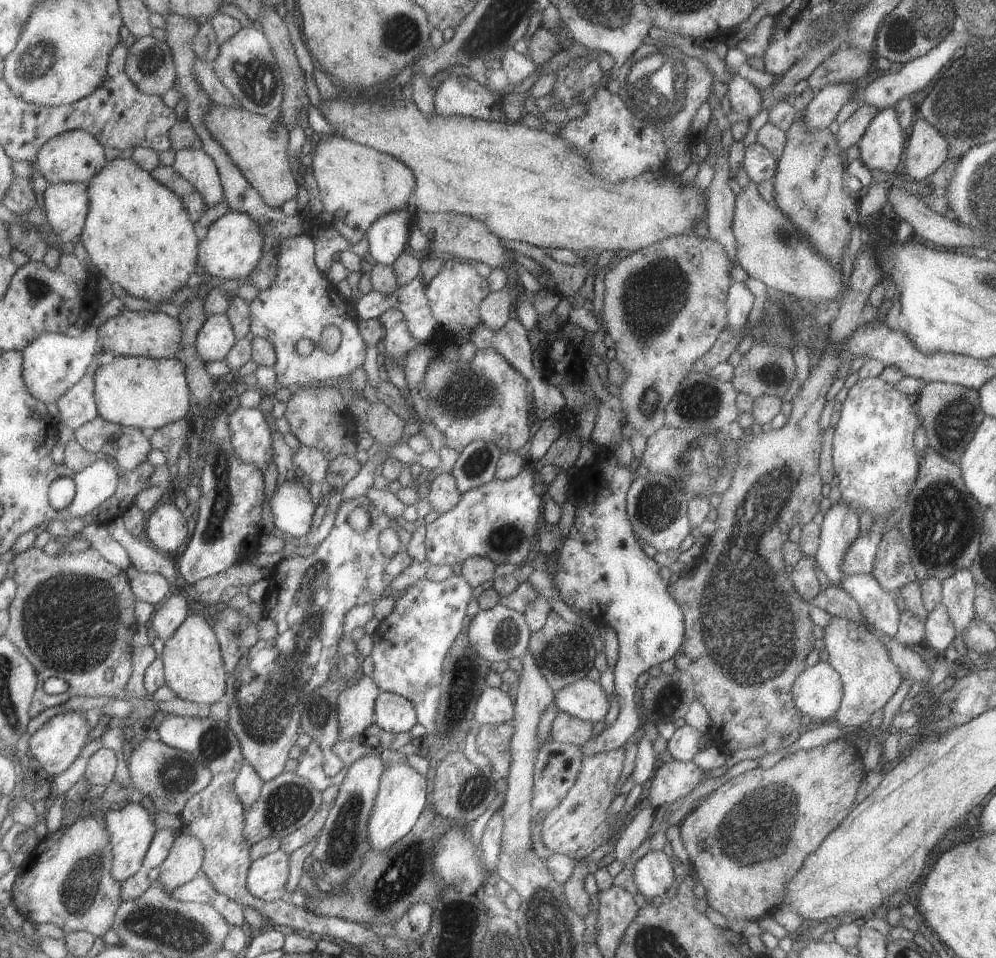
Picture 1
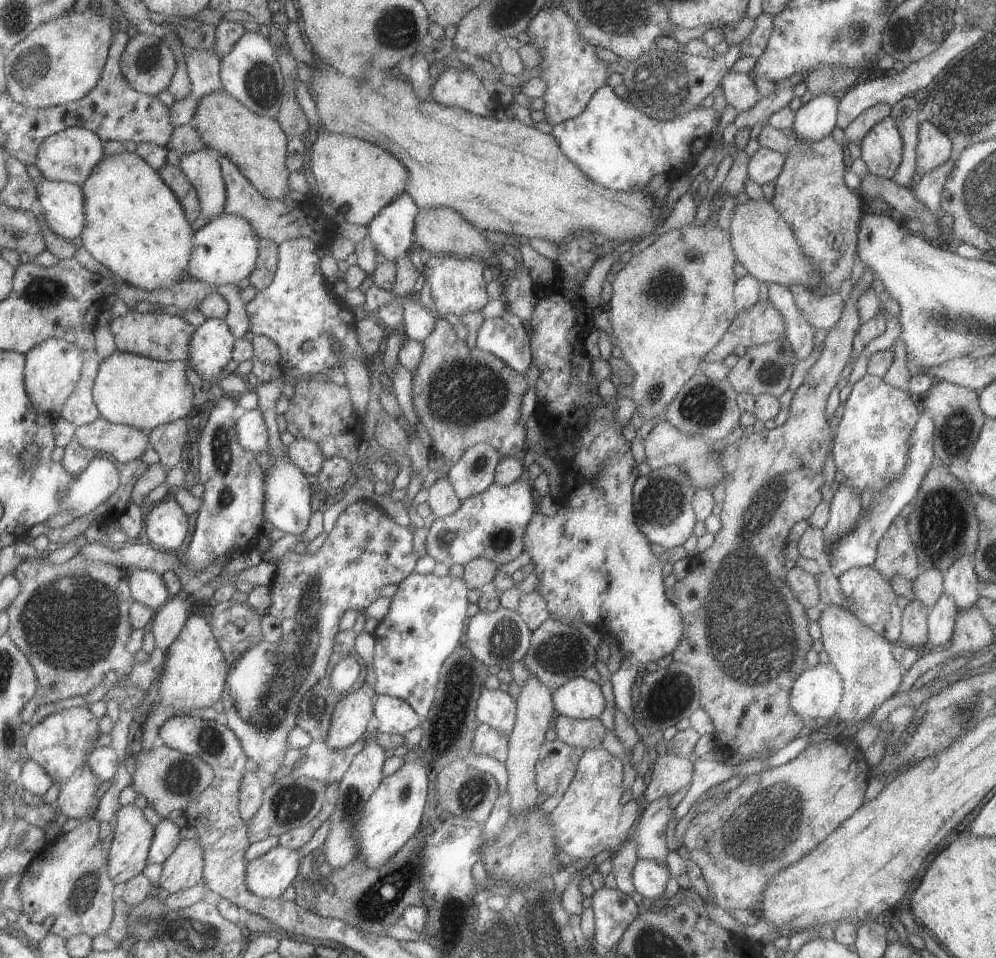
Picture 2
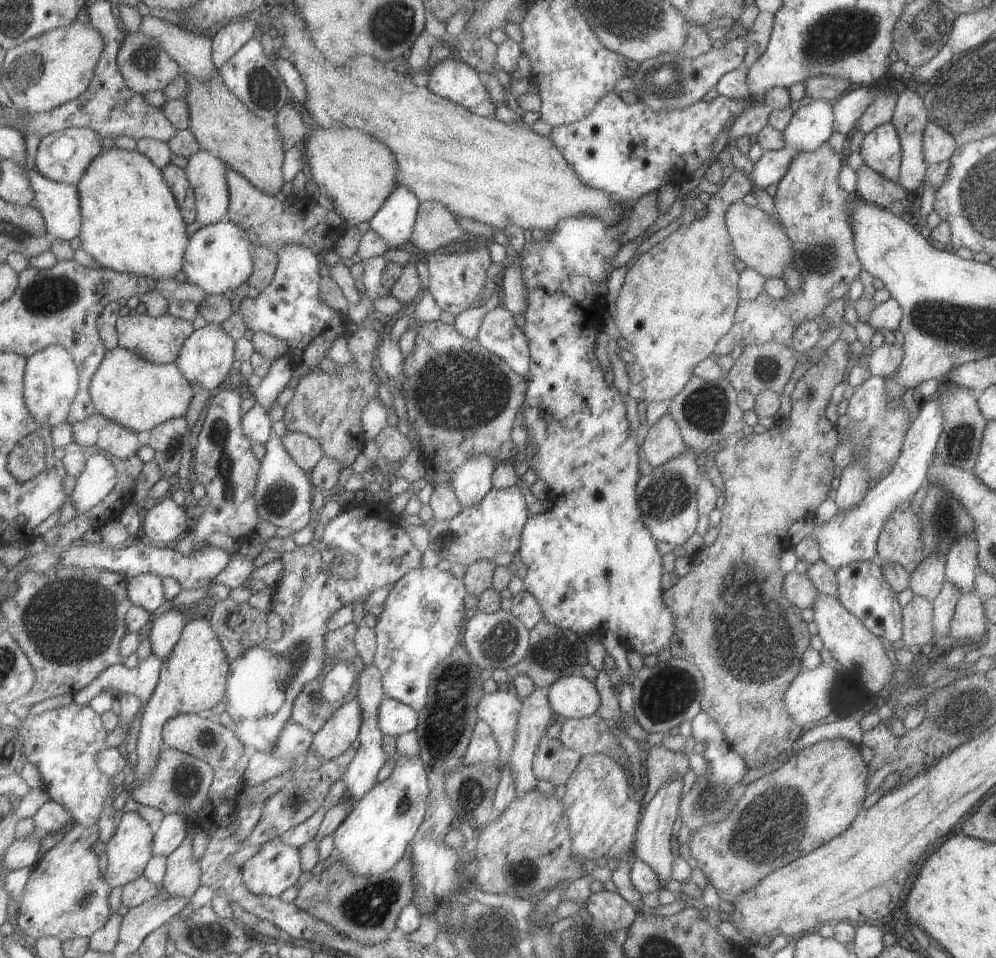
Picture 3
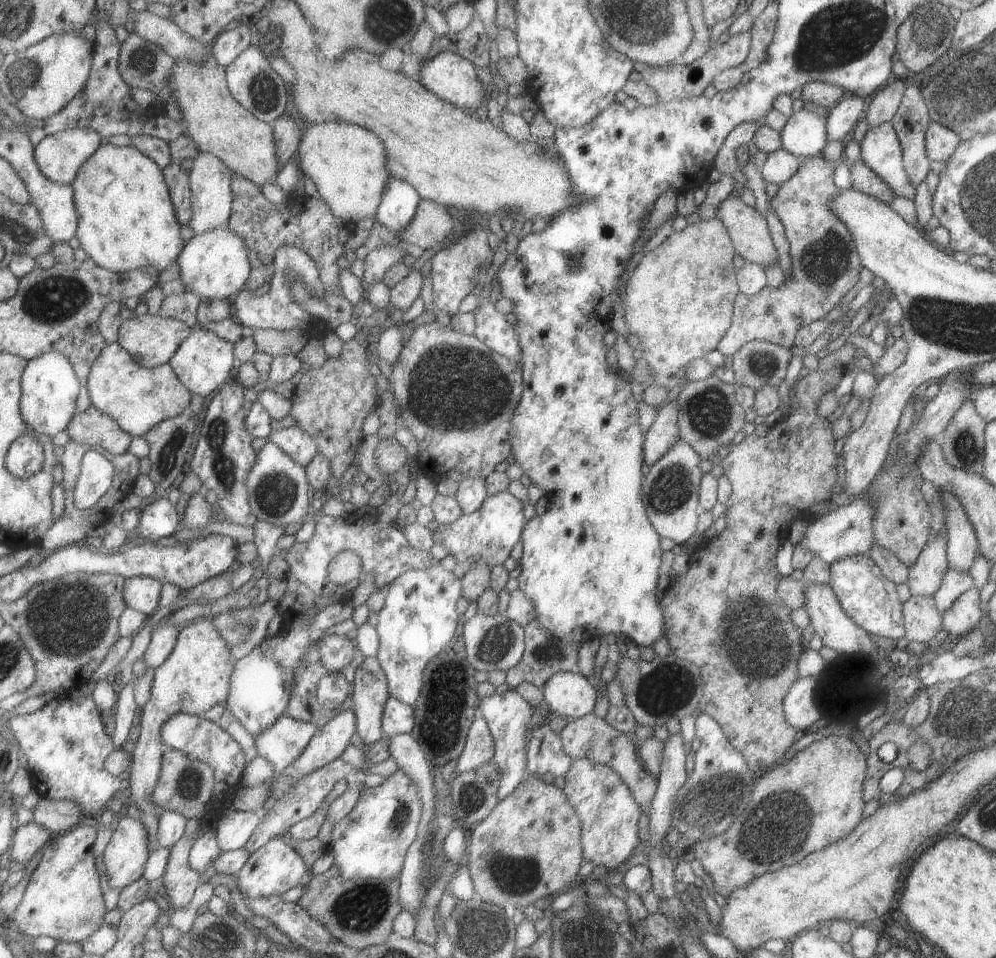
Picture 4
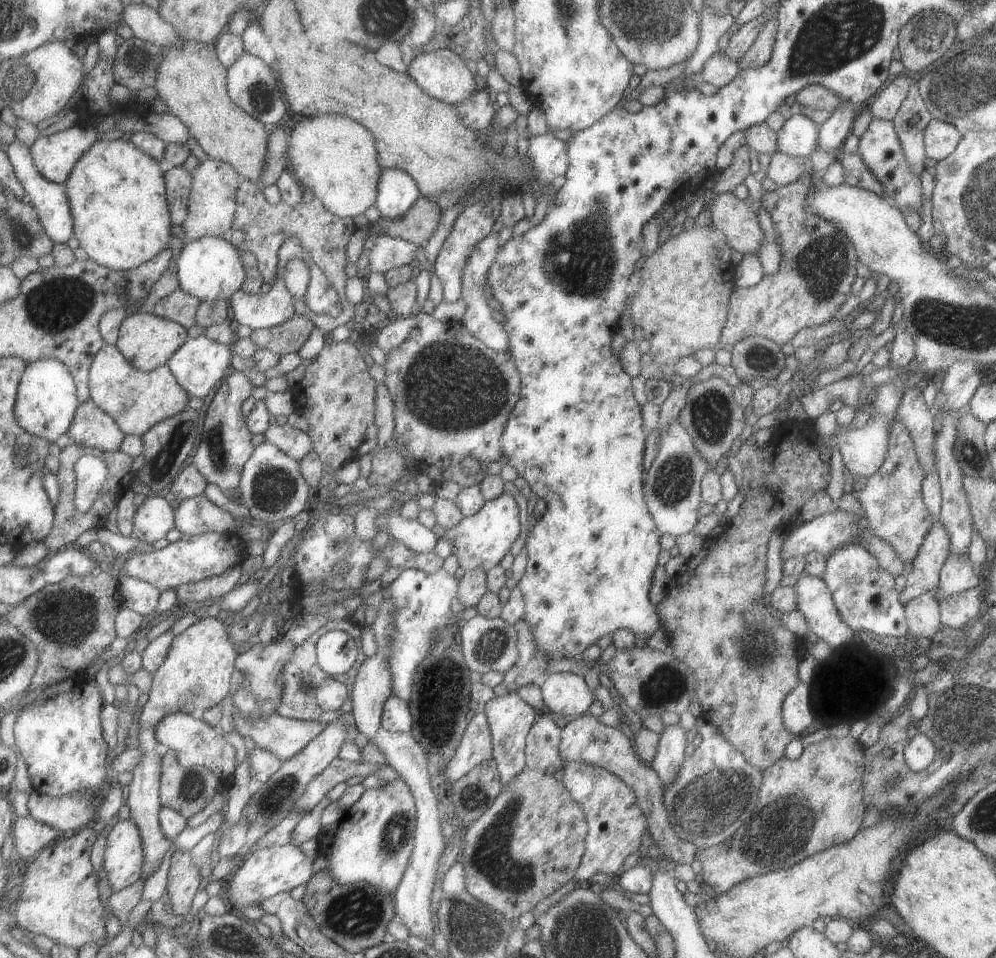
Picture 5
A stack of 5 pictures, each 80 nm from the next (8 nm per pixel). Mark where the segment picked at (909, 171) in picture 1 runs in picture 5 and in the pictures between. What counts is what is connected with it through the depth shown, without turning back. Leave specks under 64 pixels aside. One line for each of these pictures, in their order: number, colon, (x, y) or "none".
2: (933, 148)
3: (938, 145)
4: (939, 143)
5: (940, 139)

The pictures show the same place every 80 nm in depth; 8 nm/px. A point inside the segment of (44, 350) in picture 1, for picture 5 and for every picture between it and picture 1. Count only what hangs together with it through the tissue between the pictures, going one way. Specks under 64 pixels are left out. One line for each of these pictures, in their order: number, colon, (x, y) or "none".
2: (54, 368)
3: (52, 381)
4: (51, 386)
5: (47, 404)

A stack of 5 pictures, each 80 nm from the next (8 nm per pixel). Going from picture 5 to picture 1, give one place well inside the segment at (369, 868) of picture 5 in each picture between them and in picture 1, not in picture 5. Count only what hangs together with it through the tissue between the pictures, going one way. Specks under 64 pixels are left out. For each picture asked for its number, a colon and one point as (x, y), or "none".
1: (404, 792)
2: (396, 810)
3: (373, 839)
4: (372, 841)

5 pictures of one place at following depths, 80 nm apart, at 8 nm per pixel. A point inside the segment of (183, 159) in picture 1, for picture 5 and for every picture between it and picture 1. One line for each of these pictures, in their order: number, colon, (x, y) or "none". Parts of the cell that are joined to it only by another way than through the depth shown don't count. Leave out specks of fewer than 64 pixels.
2: (203, 168)
3: (208, 173)
4: (211, 179)
5: (213, 206)

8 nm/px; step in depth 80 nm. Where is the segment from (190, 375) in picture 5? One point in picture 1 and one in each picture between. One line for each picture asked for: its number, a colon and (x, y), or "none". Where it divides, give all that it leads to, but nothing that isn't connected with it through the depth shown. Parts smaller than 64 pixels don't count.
1: (216, 338)
2: (211, 349)
3: (206, 359)
4: (204, 362)

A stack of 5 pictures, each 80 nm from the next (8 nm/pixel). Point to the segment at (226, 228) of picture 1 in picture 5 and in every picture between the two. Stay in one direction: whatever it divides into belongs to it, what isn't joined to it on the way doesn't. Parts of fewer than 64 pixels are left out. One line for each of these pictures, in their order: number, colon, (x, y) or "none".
2: (226, 250)
3: (219, 258)
4: (215, 264)
5: (212, 268)

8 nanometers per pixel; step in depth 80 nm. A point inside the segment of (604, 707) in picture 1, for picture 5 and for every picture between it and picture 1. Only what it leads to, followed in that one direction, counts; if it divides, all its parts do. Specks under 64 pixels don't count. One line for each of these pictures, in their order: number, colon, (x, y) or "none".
2: (579, 698)
3: (572, 696)
4: (568, 695)
5: (565, 694)

